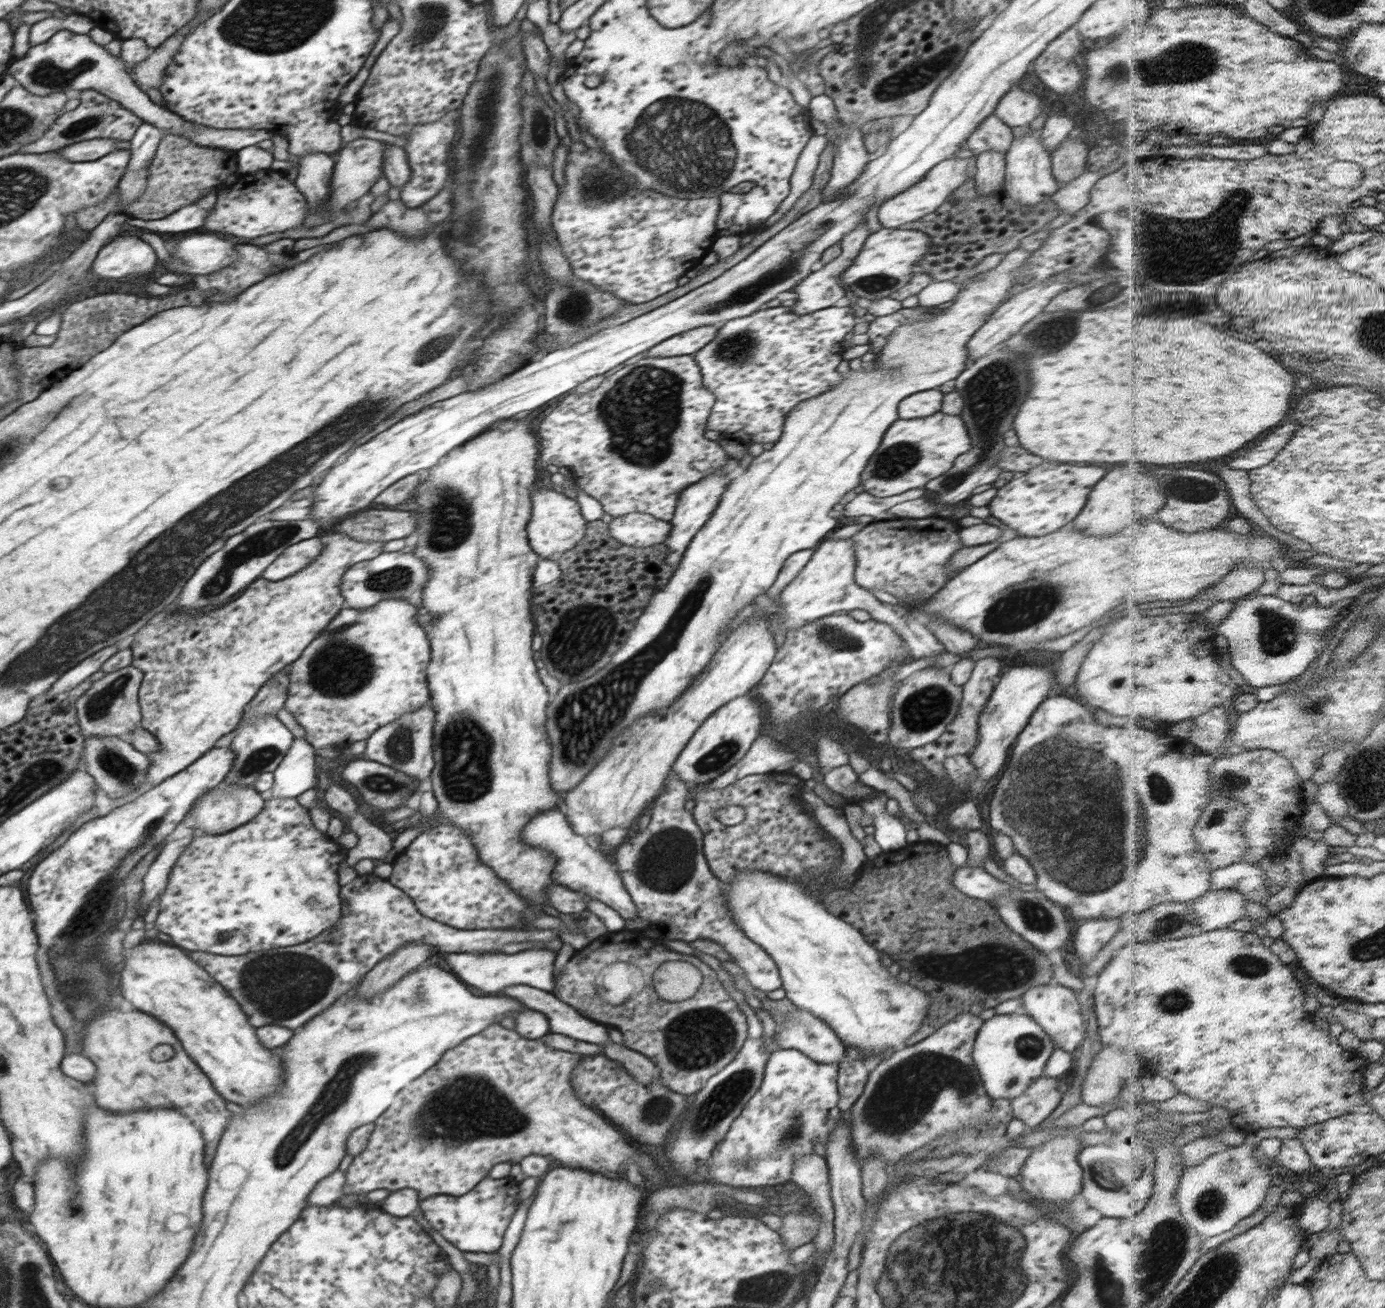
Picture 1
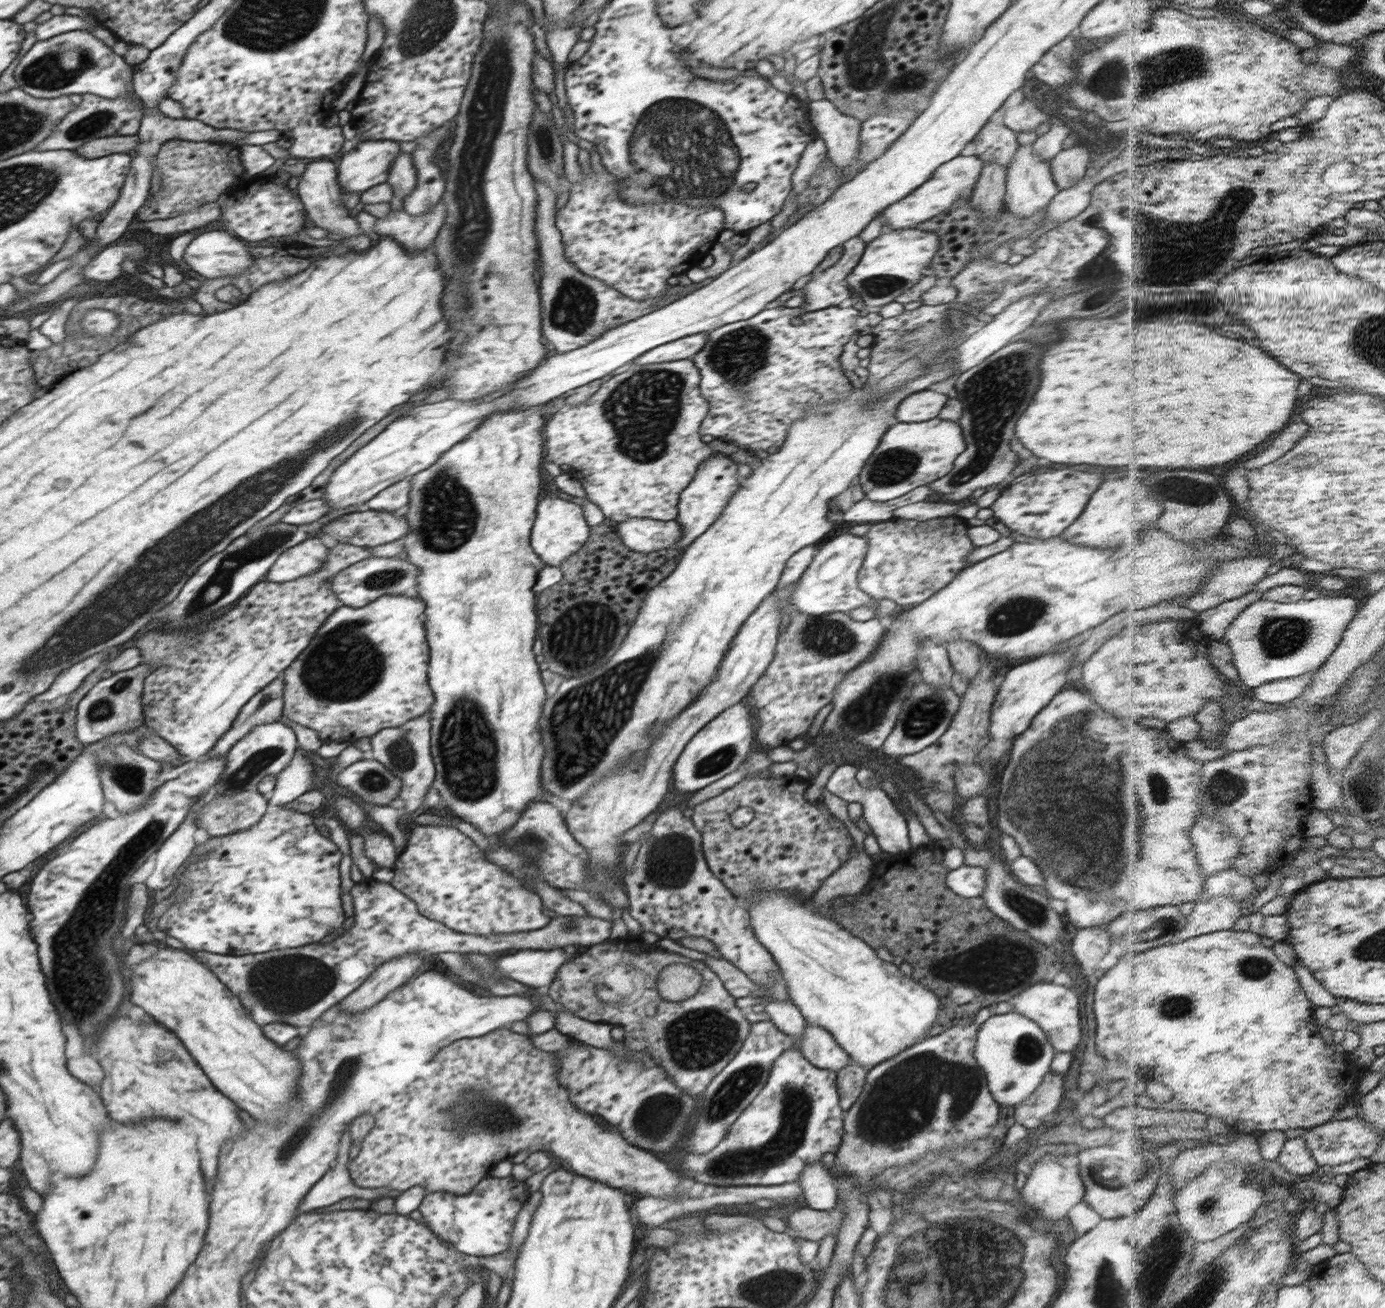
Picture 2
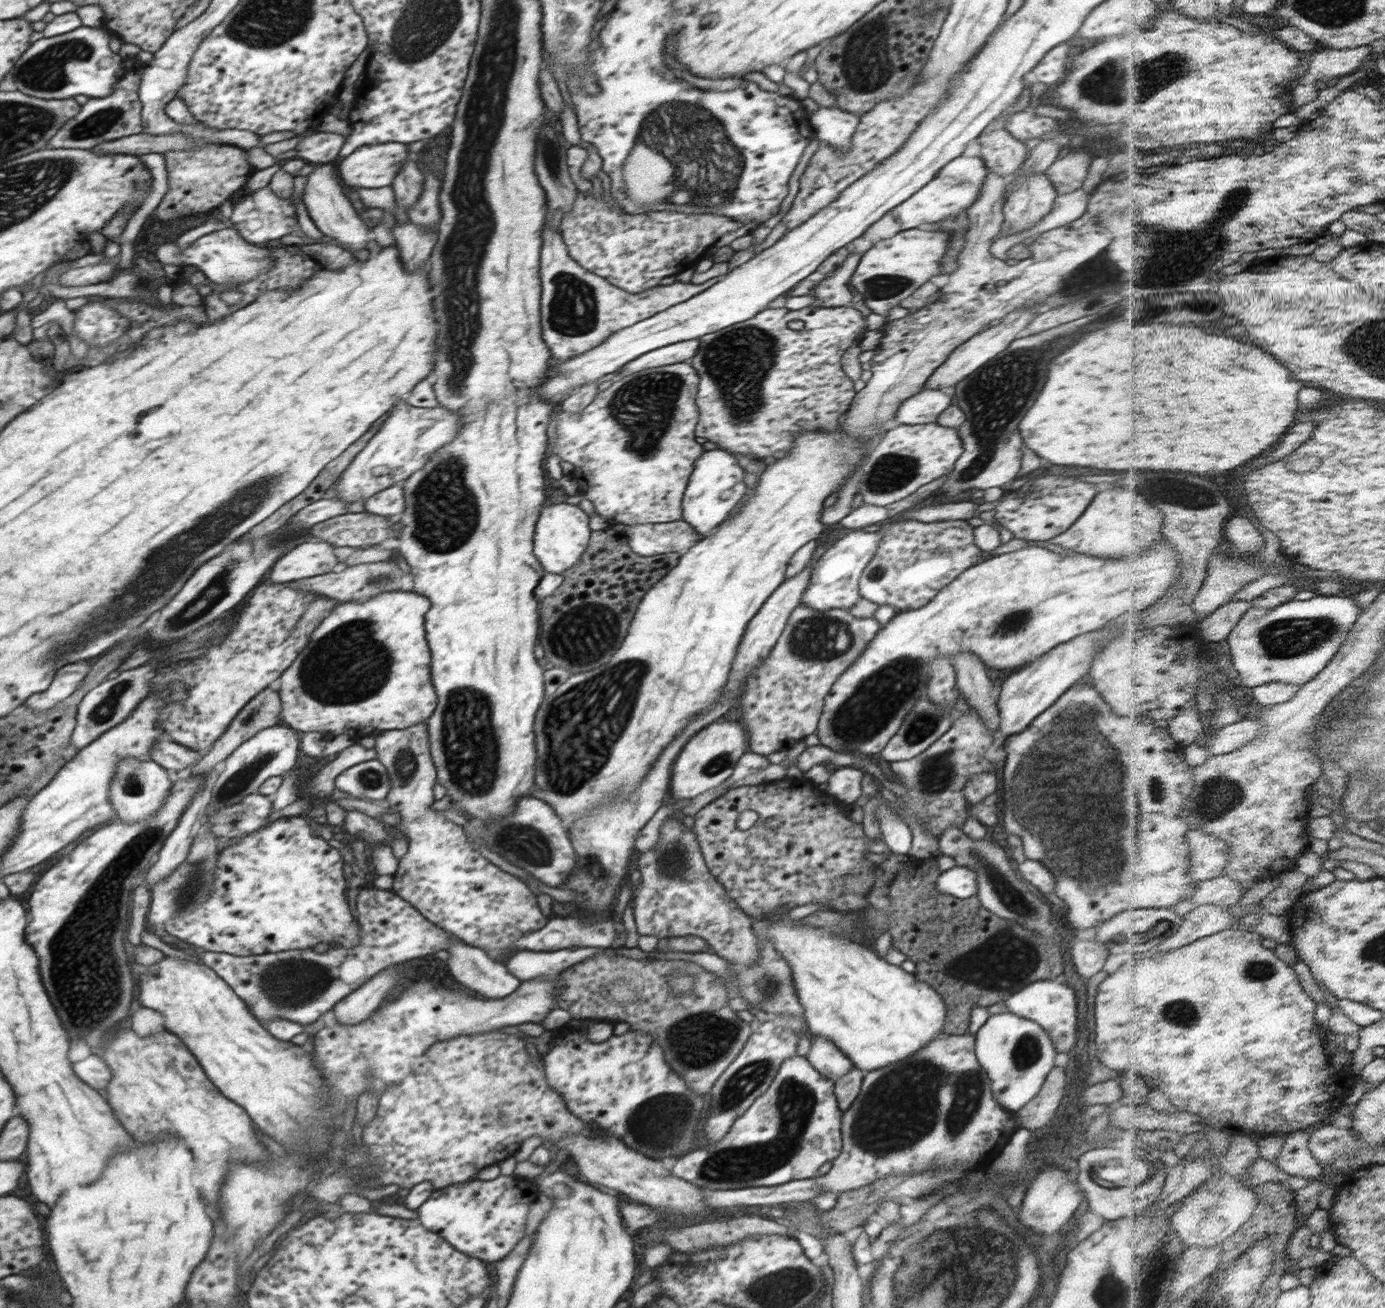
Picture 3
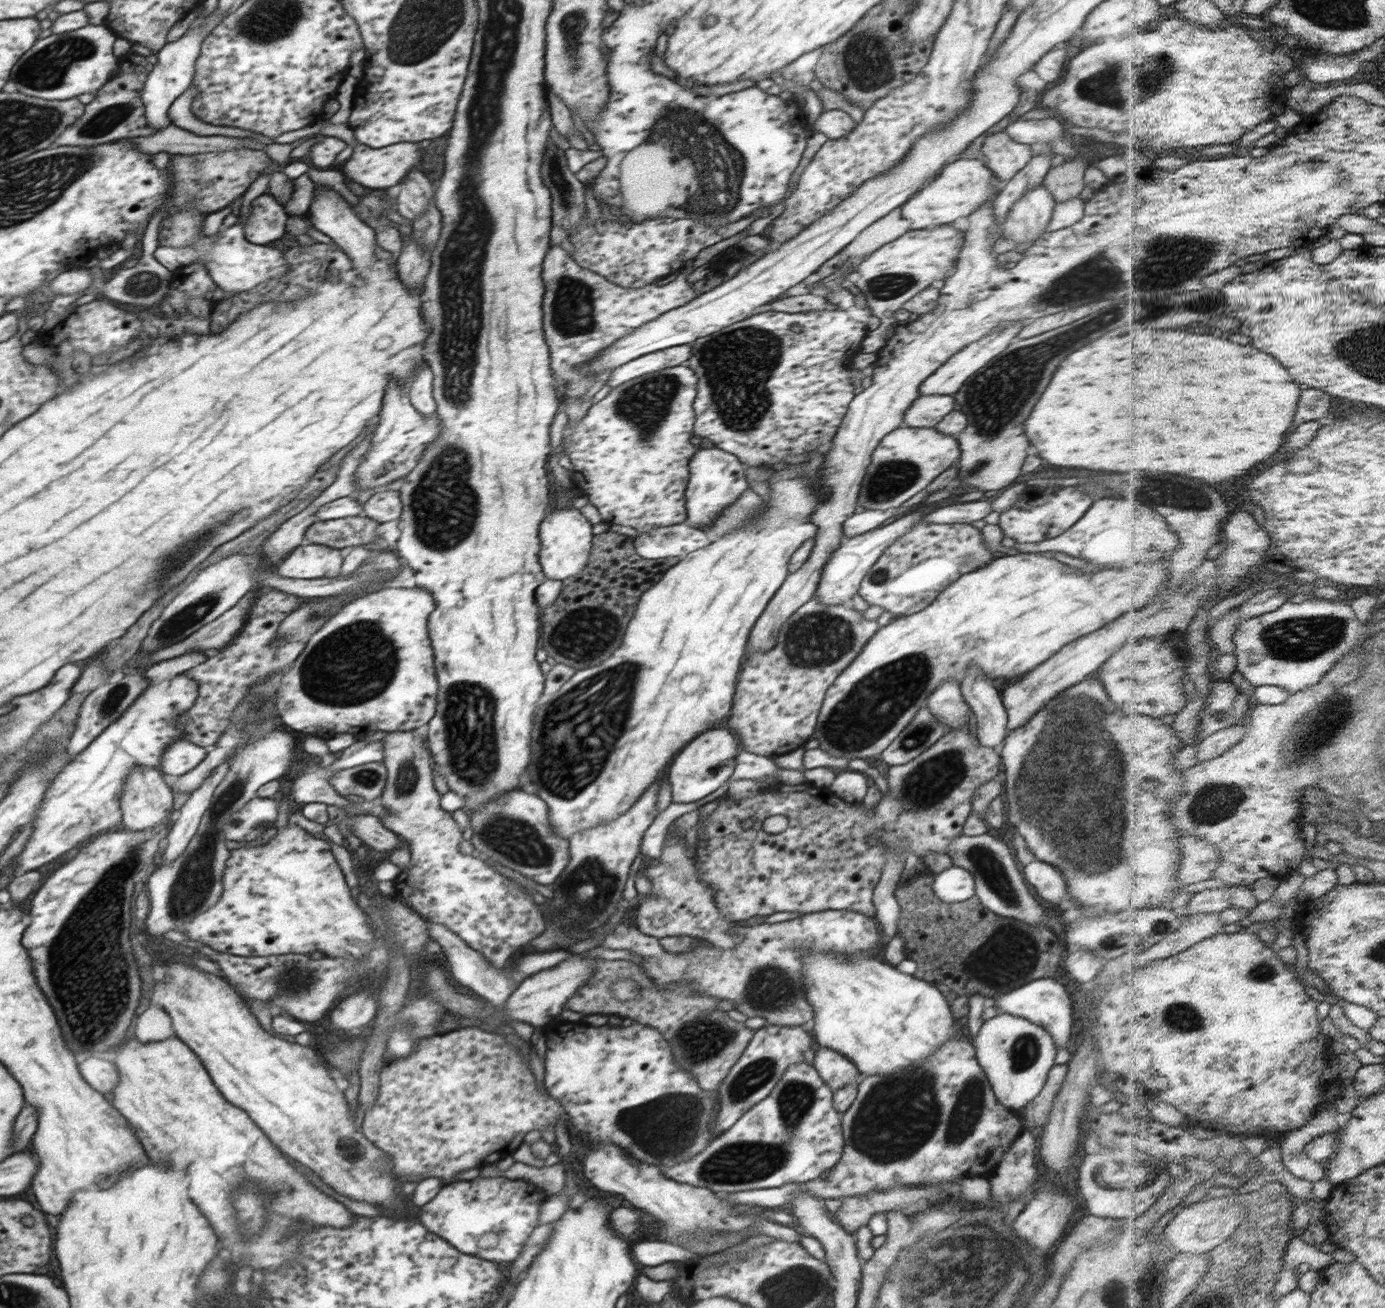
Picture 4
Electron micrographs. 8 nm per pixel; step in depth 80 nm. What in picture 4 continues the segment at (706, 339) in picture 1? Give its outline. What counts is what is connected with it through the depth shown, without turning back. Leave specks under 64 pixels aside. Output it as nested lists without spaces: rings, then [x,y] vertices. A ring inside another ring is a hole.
[[[690,344],[670,347],[664,350],[652,352],[644,356],[635,358],[631,362],[620,366],[620,368],[610,372],[608,386],[616,388],[618,384],[624,384],[626,380],[648,375],[664,368],[683,365],[692,356]]]

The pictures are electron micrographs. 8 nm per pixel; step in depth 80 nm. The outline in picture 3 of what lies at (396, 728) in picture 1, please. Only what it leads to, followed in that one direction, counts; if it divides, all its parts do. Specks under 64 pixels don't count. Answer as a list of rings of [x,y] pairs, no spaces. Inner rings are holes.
[[[426,721],[402,730],[381,731],[379,734],[376,734],[375,737],[375,751],[377,752],[376,759],[386,767],[390,783],[392,783],[392,786],[390,786],[390,792],[388,792],[388,796],[386,796],[386,801],[390,803],[388,804],[390,812],[400,814],[400,823],[395,825],[392,830],[395,831],[396,834],[405,837],[408,841],[408,852],[399,860],[398,870],[393,875],[392,890],[396,892],[398,896],[401,896],[404,900],[407,900],[412,904],[413,907],[420,912],[420,915],[424,916],[428,921],[443,928],[454,937],[463,940],[467,945],[484,949],[488,954],[490,954],[490,958],[494,958],[495,961],[498,961],[498,958],[502,958],[504,950],[508,950],[508,946],[515,942],[515,940],[544,928],[544,925],[547,924],[546,918],[548,917],[544,916],[544,914],[540,912],[538,899],[533,890],[517,876],[505,872],[500,869],[500,867],[490,863],[490,861],[482,857],[480,851],[472,850],[468,840],[466,839],[466,834],[464,833],[463,821],[459,821],[455,816],[453,816],[453,814],[438,812],[432,808],[432,804],[434,804],[433,789],[435,784],[437,784],[437,770],[434,766],[429,749],[429,734],[427,733]]]

